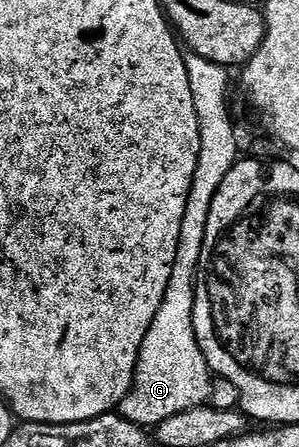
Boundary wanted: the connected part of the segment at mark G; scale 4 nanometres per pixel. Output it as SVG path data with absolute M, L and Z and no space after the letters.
M190 51L184 52L183 58L185 72L189 74L189 88L193 90L197 127L201 131L201 155L197 155L197 171L193 171L193 187L189 187L189 203L185 203L185 219L181 219L181 239L177 243L177 259L173 263L173 275L169 275L169 287L165 287L165 299L161 299L161 307L157 307L157 315L153 315L153 323L149 323L145 343L141 343L135 368L135 382L117 410L119 416L129 423L144 427L160 425L165 423L165 419L173 419L173 415L181 415L181 411L189 411L193 407L210 402L213 374L197 343L193 327L195 284L201 263L201 247L205 247L205 223L209 223L209 207L213 207L213 195L217 195L221 183L225 183L225 175L229 175L229 171L233 171L235 164L241 160L239 133L235 130L234 119L231 118L232 70L221 63L213 63L213 59L204 59L203 56Z

